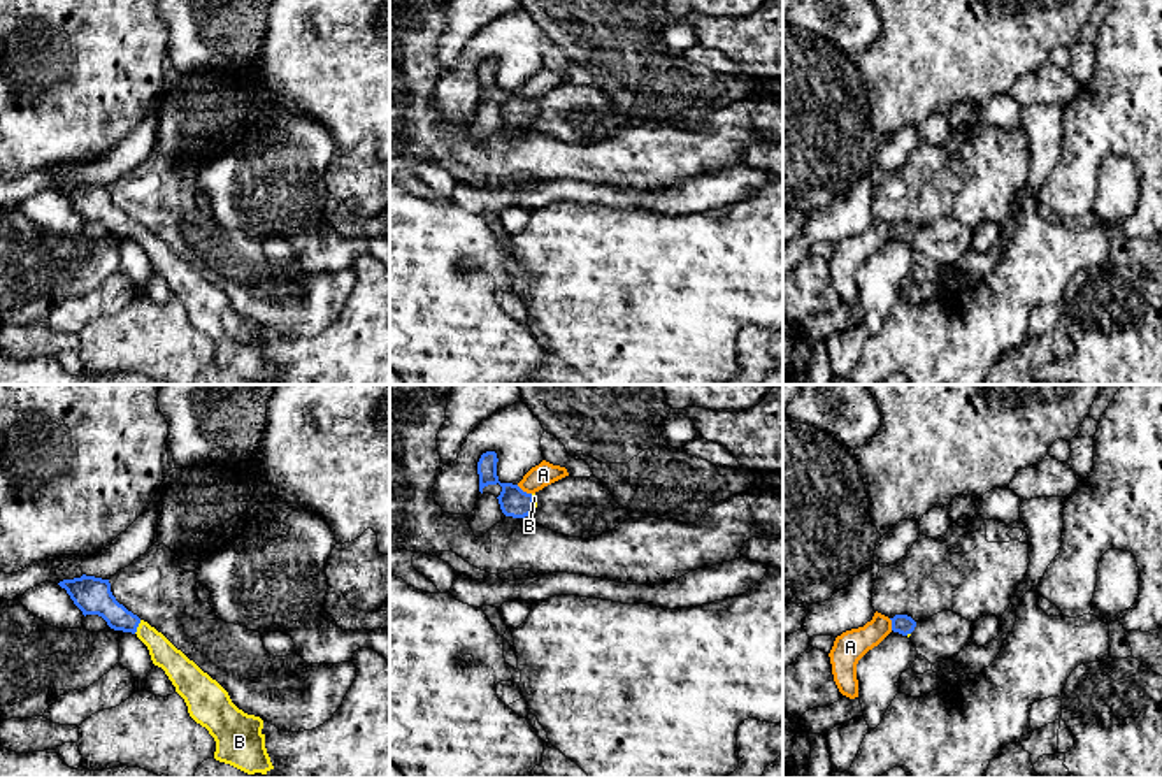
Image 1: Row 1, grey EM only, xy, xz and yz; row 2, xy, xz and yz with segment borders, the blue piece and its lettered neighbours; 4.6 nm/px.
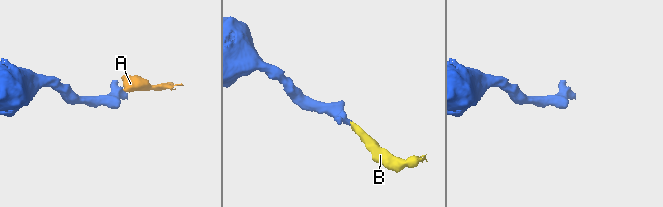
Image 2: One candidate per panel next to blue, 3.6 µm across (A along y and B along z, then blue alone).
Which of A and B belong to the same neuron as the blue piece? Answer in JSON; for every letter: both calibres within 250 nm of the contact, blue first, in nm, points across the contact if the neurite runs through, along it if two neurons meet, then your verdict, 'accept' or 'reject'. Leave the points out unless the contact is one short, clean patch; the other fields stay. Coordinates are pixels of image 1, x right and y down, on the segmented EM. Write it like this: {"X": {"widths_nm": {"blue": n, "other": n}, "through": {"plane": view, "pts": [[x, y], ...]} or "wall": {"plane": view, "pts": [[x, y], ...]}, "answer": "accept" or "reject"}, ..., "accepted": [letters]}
{"A": {"widths_nm": {"blue": 130, "other": 110}, "wall": {"plane": "xz", "pts": [[516, 485], [530, 494]]}, "answer": "reject"}, "B": {"widths_nm": {"blue": 170, "other": 120}, "through": {"plane": "xy", "pts": [[92, 596], [120, 619], [137, 626], [164, 654]]}, "answer": "accept"}, "accepted": ["B"]}

